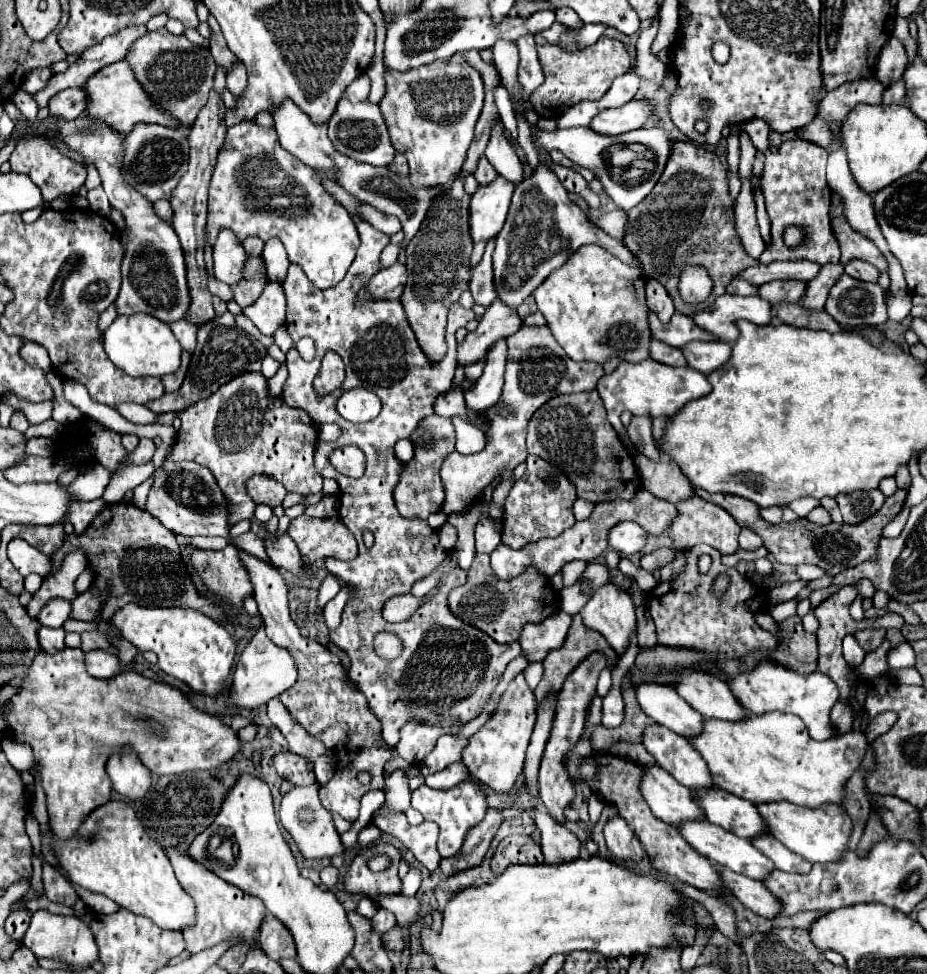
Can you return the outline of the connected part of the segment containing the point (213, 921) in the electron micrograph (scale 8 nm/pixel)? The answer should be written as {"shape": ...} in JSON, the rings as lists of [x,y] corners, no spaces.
{"shape":[[[174,846],[164,848],[164,852],[174,866],[178,882],[196,902],[196,926],[184,930],[186,950],[190,954],[196,954],[198,950],[210,948],[222,940],[236,940],[236,938],[242,938],[246,944],[254,944],[260,924],[266,916],[266,908],[264,908],[262,900],[242,892],[240,888],[236,888],[232,884],[226,884],[222,878],[218,878],[206,866],[202,866],[200,862],[194,862],[186,852],[176,850]]]}

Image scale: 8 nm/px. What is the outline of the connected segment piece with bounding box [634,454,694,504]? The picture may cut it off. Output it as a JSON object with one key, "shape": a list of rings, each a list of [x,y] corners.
{"shape":[[[636,454],[634,464],[638,466],[638,474],[642,478],[644,488],[652,496],[666,500],[666,502],[672,502],[672,504],[694,496],[692,486],[680,474],[678,466],[674,466],[670,460],[652,462],[648,458],[642,458],[642,454]]]}

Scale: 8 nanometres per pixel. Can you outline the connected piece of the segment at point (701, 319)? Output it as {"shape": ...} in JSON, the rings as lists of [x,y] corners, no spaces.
{"shape":[[[720,296],[712,308],[692,316],[694,322],[716,338],[734,344],[738,338],[738,320],[754,324],[770,324],[774,320],[774,308],[760,296]]]}

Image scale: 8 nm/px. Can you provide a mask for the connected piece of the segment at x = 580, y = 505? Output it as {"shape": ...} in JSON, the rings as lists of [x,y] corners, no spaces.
{"shape":[[[576,500],[576,504],[574,504],[574,516],[576,516],[576,520],[582,520],[582,518],[588,518],[590,514],[592,514],[592,510],[594,510],[594,502],[586,502],[586,500]]]}

